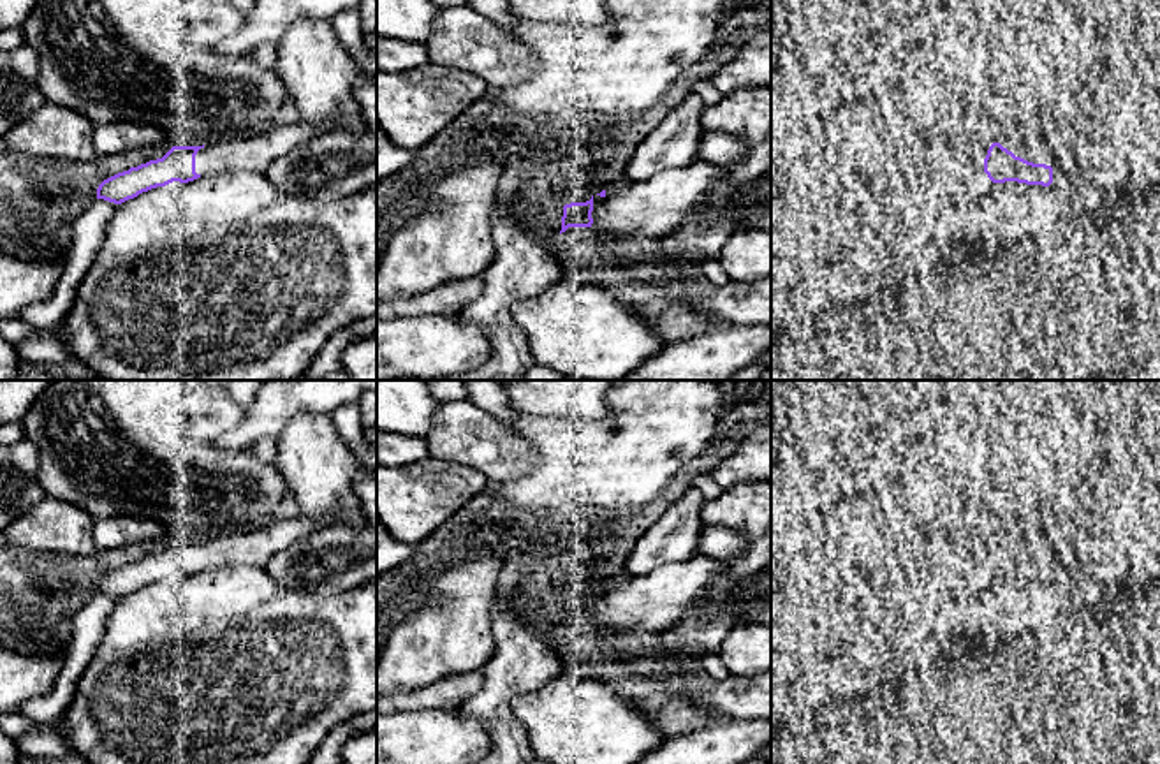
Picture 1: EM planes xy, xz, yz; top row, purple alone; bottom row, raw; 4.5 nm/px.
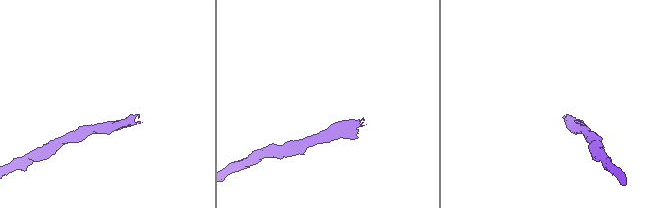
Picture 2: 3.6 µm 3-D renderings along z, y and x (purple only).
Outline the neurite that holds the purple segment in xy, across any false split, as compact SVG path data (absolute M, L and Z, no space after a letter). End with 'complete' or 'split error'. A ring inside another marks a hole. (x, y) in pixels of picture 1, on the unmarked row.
M301 512L290 519L273 518L268 525L246 533L206 540L173 540L162 553L104 574L97 583L97 593L121 599L151 583L173 576L188 577L204 569L266 567L278 551L322 528L326 528L324 523L317 523Z; split error

